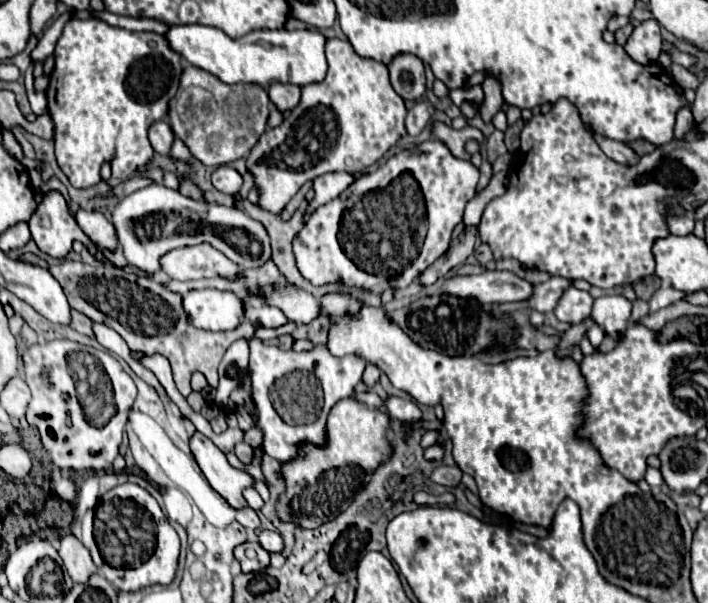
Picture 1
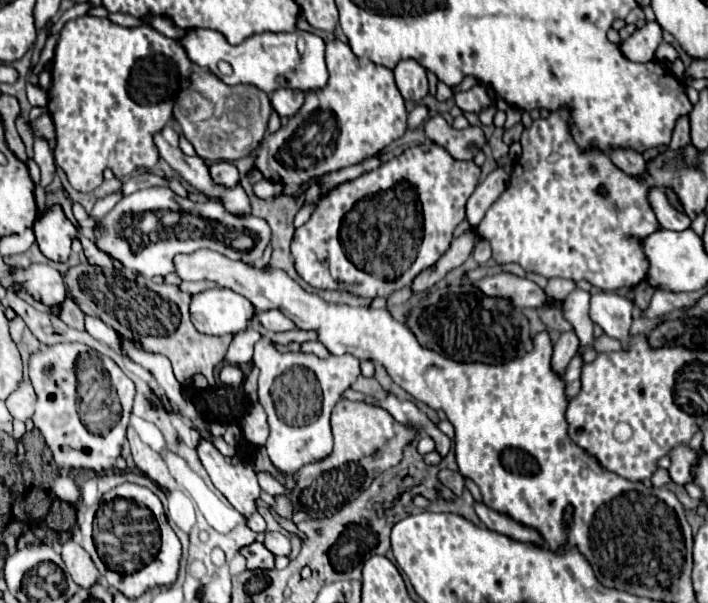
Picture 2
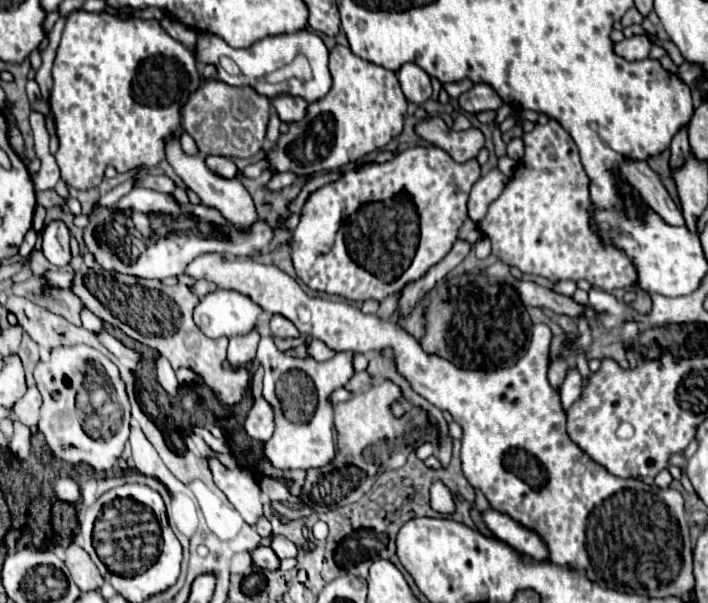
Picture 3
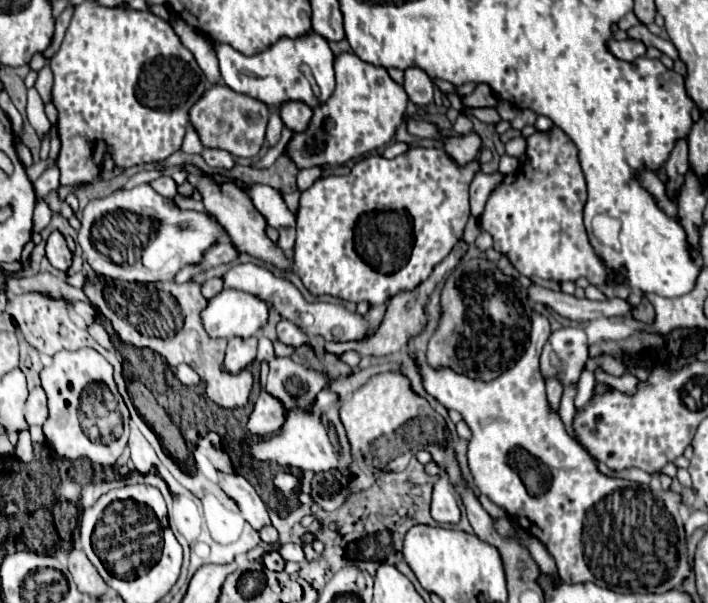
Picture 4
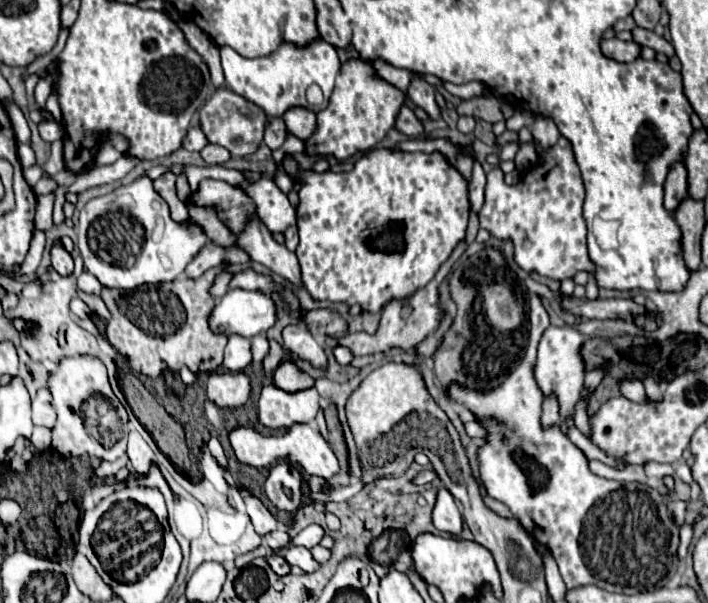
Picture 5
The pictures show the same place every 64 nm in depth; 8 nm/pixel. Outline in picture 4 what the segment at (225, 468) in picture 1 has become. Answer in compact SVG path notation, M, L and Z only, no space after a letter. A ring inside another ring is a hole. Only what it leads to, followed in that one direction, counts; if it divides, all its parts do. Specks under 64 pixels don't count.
M218 472L220 488L238 504L244 520L254 528L260 530L270 524L266 504L260 500L254 486L240 474L222 474Z

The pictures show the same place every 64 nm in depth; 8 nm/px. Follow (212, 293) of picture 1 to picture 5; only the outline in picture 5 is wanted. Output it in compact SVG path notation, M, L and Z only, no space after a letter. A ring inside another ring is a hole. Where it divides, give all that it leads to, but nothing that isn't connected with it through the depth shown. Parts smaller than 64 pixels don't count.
M228 290L212 308L208 324L214 334L254 338L274 324L274 312L276 308L268 294L258 294L258 290Z

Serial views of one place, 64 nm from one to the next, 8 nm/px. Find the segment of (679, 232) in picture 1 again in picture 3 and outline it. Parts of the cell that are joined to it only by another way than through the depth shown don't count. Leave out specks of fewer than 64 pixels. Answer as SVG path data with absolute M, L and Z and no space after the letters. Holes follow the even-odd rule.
M624 160L620 164L624 180L628 180L642 196L646 206L656 212L670 226L684 226L684 216L680 208L672 202L666 188L660 182L660 176L644 160Z

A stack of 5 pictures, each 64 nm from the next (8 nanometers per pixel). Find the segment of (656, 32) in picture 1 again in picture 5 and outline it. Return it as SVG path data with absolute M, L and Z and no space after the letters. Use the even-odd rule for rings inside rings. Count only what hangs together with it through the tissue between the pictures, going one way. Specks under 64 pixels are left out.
M606 38L602 40L602 52L616 60L616 62L632 62L640 56L640 44L636 42L622 42L620 38Z

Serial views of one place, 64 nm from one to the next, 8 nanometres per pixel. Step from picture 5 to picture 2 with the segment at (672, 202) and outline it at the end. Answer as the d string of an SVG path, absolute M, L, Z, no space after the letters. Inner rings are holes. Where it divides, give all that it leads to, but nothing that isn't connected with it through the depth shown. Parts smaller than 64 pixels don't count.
M680 116L676 126L674 126L674 134L672 134L670 146L674 150L678 150L678 148L684 148L686 144L690 144L690 120L688 120L688 116Z

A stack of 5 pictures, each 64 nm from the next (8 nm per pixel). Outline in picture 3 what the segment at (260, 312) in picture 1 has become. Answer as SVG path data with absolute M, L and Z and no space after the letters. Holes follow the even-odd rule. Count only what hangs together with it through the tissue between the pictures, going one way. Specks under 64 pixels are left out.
M274 314L270 318L270 330L274 336L280 336L280 338L296 338L298 336L296 326L288 318L282 318L280 314Z

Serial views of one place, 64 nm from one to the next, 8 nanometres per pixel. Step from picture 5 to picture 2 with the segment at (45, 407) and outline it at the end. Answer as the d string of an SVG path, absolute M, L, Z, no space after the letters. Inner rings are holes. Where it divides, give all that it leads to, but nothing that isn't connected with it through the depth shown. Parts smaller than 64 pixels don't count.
M22 380L18 384L18 388L4 400L8 412L22 422L30 420L30 414L34 412L34 388L30 386L30 382Z

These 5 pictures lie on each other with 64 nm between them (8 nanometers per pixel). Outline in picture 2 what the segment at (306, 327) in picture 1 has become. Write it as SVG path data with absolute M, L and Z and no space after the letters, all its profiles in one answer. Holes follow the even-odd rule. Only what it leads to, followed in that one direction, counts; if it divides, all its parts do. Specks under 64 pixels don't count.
M288 330L288 332L282 332L282 334L270 334L272 342L278 342L278 344L288 344L288 342L306 342L306 340L318 340L318 332L316 330Z

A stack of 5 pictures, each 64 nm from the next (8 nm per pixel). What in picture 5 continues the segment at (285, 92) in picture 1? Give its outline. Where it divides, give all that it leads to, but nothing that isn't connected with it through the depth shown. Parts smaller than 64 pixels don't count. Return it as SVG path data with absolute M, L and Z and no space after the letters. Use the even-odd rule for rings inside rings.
M290 108L284 112L284 122L286 122L286 128L290 134L298 136L300 140L306 140L310 138L310 134L314 132L314 126L316 126L316 114L308 108Z

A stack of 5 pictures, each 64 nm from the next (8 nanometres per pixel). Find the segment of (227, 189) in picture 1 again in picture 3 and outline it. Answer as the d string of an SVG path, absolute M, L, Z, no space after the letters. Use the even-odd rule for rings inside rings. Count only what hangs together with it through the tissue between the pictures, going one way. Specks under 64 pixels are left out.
M206 156L206 164L208 164L208 168L210 168L216 176L226 178L226 180L236 178L236 174L238 174L238 168L236 168L236 164L234 164L230 158L222 158L222 156Z

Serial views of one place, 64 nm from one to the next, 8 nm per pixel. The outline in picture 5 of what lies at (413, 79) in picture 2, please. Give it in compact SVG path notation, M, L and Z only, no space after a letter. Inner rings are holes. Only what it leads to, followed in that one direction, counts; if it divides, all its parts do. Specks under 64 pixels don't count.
M414 78L414 80L410 82L410 86L408 86L406 92L408 92L408 98L410 98L416 106L424 108L432 118L440 118L440 108L438 108L438 104L436 104L436 100L434 100L434 88L432 88L426 80Z

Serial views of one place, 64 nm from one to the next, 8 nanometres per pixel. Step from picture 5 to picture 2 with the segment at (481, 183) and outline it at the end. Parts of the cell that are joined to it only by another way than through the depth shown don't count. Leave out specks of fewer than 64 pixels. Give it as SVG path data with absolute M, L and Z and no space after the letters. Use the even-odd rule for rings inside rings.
M496 168L476 186L474 194L470 196L470 200L466 204L466 220L472 228L476 228L480 224L480 220L484 218L484 214L492 206L492 202L506 190L508 180L510 180L510 176L502 168Z

